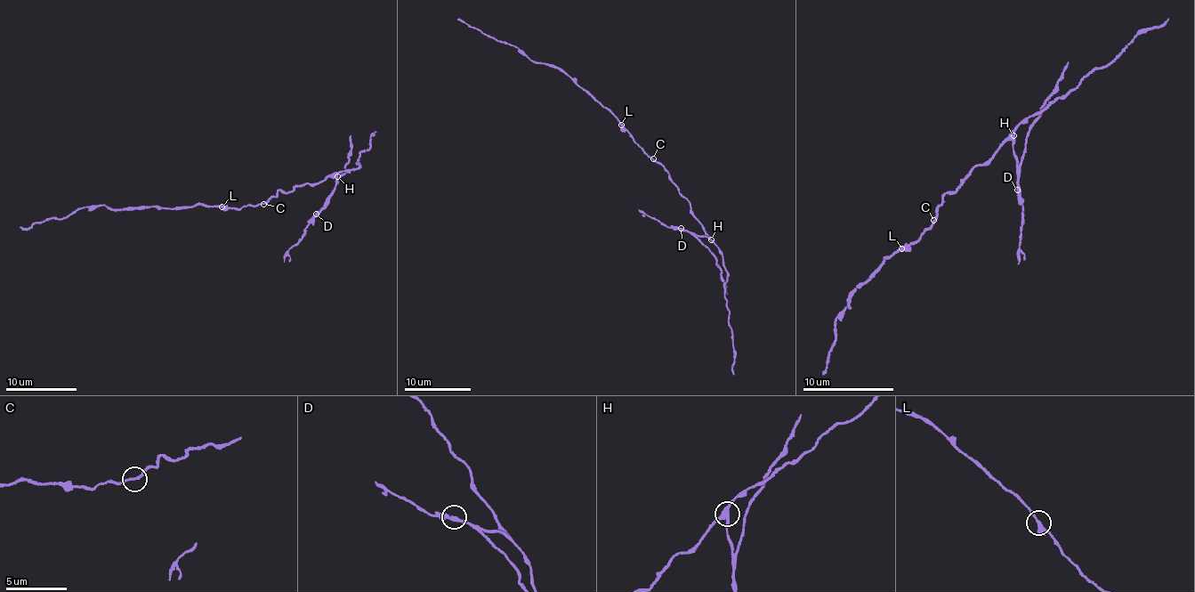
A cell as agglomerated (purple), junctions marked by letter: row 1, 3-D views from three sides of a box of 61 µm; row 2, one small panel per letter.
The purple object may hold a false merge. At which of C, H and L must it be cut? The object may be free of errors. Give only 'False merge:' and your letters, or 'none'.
False merge: H

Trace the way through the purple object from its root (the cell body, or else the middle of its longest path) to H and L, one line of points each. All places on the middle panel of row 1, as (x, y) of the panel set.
H: (651, 158), (666, 170), (672, 183), (689, 201), (690, 214), (711, 239)
L: (651, 158), (621, 125)

